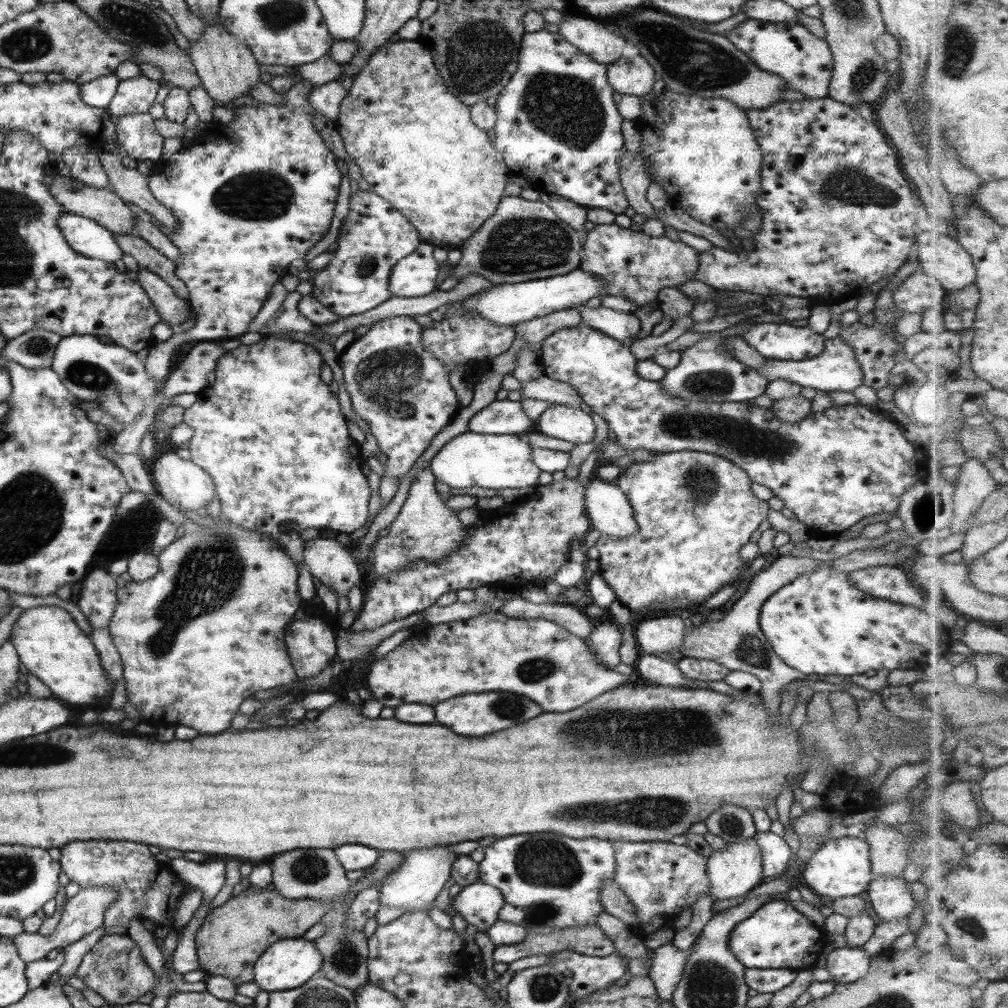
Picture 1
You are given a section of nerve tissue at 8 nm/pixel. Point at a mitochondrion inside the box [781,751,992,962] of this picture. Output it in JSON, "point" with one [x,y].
{"point":[967,924]}

